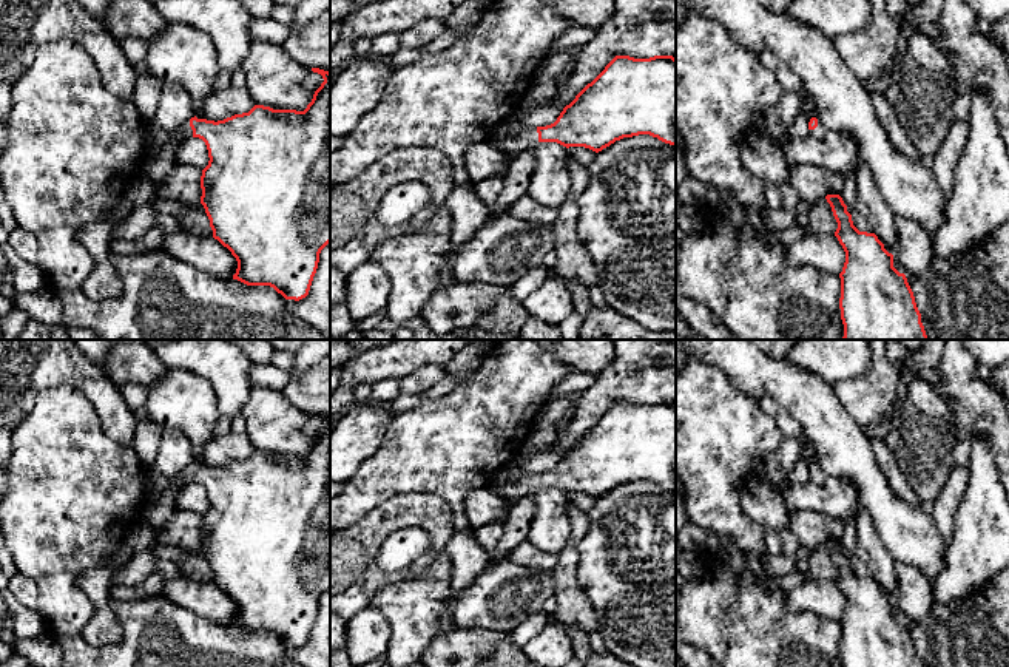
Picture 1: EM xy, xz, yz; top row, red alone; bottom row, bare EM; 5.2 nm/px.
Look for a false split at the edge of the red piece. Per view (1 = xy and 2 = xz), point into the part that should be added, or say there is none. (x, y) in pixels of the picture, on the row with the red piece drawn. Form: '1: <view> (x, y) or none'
1: xy (155, 138)
2: xz (502, 139)

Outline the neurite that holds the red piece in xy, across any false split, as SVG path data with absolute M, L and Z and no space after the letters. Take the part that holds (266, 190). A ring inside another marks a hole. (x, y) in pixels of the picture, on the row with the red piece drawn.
M312 68L324 82L304 111L273 110L255 105L248 113L224 120L196 116L173 131L153 124L143 128L143 159L156 156L171 139L199 137L208 150L208 165L201 176L201 204L210 219L213 238L238 261L233 279L247 286L270 286L285 300L299 301L309 295L318 269L319 253L330 242L330 73Z

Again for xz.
M616 56L605 69L563 108L557 120L546 127L523 128L511 134L501 125L489 130L488 141L501 153L518 154L537 142L557 142L566 148L585 147L596 153L623 137L650 134L676 145L676 59L654 56L634 59Z

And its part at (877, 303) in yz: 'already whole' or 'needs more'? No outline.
already whole

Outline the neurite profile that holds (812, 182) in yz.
M790 165L788 184L796 188L799 199L815 205L827 195L839 195L842 173L815 165Z

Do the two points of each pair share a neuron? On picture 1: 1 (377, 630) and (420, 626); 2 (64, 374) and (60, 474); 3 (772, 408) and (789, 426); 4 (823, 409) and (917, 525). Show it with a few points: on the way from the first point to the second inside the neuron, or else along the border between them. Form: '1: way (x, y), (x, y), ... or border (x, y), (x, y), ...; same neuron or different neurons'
1: border (367, 606), (389, 622), (391, 638), (386, 650); different neurons
2: border (33, 403), (48, 388), (76, 386), (93, 406); different neurons
3: way (776, 413), (784, 422); same neuron
4: way (838, 440), (863, 470), (872, 488), (886, 502); same neuron

